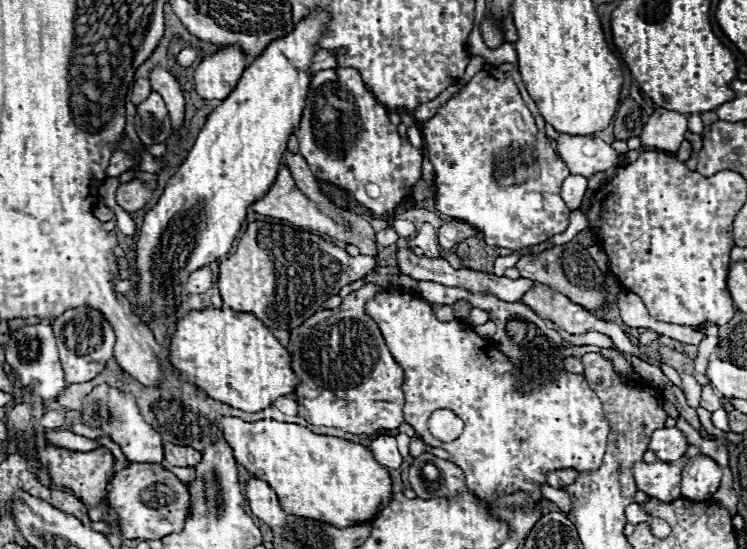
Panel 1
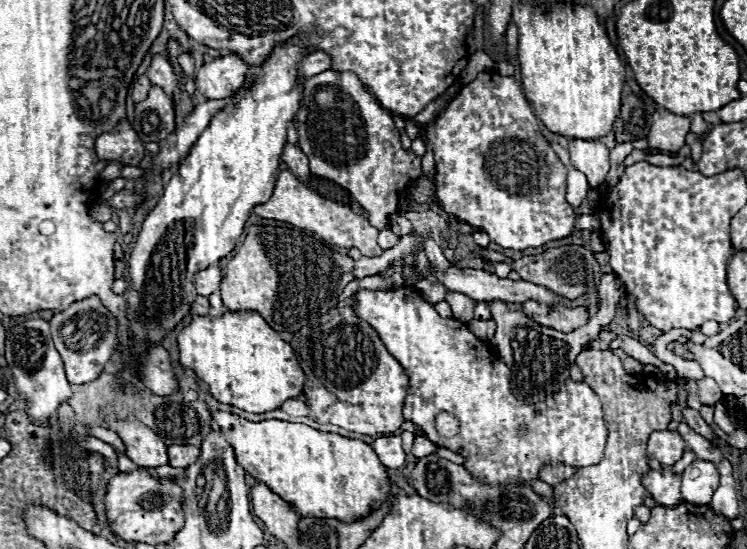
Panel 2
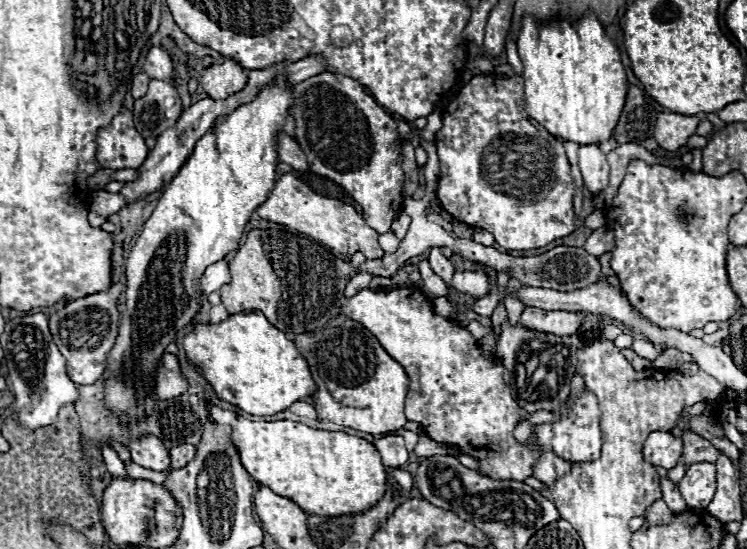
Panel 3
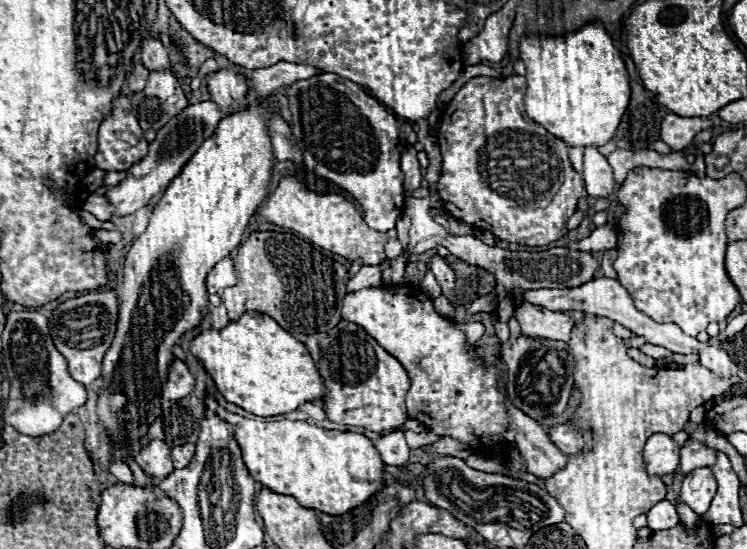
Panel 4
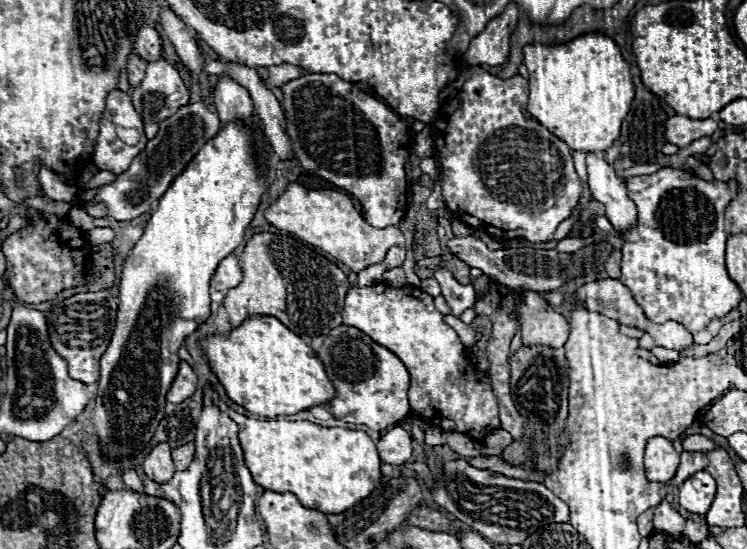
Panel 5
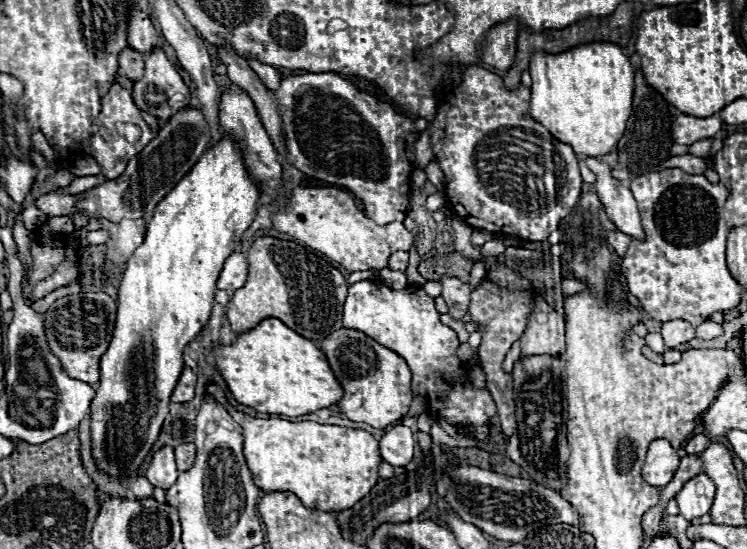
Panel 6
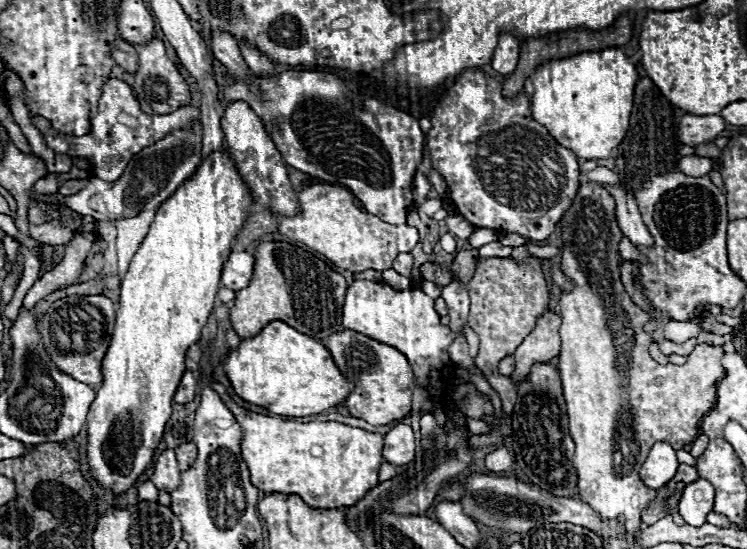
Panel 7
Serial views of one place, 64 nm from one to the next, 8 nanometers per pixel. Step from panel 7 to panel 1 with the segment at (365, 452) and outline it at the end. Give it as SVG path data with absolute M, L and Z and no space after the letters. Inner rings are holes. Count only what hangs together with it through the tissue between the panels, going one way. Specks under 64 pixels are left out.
M222 416L220 428L234 450L236 462L256 478L268 482L288 514L308 516L312 520L330 522L338 528L348 528L372 520L374 514L384 510L392 498L388 468L374 460L368 446L316 434L300 424L276 420L244 422L240 418Z

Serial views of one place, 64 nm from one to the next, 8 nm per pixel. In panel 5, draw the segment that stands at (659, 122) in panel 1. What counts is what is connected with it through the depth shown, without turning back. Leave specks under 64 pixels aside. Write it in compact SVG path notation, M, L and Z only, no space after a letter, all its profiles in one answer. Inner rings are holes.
M672 116L666 122L666 138L670 144L676 144L680 148L692 144L694 140L702 136L712 136L718 130L718 122L712 118L704 120L692 120L686 116Z

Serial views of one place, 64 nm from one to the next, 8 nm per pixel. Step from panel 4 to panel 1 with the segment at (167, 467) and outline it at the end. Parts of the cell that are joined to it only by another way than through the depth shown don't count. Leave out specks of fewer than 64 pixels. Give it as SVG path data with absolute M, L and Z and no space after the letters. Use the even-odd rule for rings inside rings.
M96 386L86 398L84 398L84 410L76 416L78 422L86 426L102 428L110 434L110 438L122 448L126 458L130 462L140 464L162 464L164 462L164 446L160 434L144 422L144 418L138 412L138 406L130 394L124 394L110 386Z

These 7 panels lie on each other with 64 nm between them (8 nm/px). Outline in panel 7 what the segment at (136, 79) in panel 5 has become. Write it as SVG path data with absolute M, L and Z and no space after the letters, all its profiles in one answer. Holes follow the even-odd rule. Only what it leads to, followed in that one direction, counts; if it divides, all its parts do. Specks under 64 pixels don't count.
M116 40L114 42L114 48L112 48L112 58L116 60L118 66L122 66L126 72L134 74L136 68L138 68L138 56L136 56L136 50L132 44L128 44L126 40Z

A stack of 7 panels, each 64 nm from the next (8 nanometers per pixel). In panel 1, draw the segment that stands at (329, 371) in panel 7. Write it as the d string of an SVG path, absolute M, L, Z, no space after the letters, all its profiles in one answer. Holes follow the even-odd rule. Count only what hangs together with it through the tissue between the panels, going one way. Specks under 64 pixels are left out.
M192 310L172 332L170 352L170 362L182 374L188 374L188 382L196 384L210 398L244 412L260 412L272 406L276 398L292 396L300 384L290 366L288 350L250 312Z

